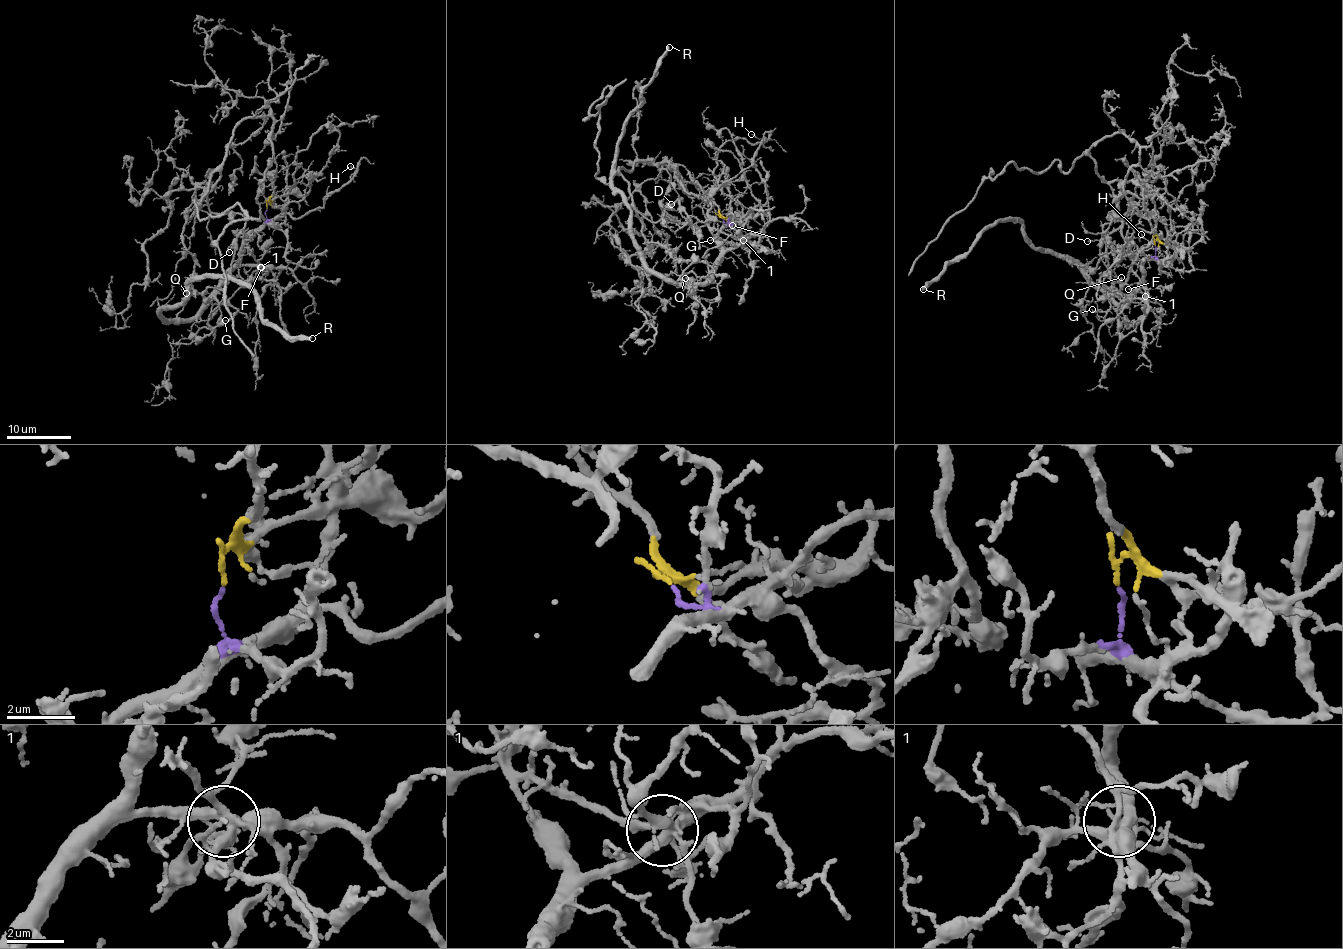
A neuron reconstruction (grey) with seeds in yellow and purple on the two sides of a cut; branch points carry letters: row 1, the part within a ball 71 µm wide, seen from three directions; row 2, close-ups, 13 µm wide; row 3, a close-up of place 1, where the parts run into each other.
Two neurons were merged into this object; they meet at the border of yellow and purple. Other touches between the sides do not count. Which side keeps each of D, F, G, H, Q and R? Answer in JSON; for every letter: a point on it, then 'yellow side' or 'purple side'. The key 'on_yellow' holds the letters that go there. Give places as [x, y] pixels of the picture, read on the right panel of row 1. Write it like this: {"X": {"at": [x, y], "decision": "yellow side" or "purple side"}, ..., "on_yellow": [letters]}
{"D": {"at": [1087, 241], "decision": "yellow side"}, "F": {"at": [1128, 289], "decision": "purple side"}, "G": {"at": [1092, 309], "decision": "purple side"}, "H": {"at": [1141, 234], "decision": "purple side"}, "Q": {"at": [1121, 277], "decision": "purple side"}, "R": {"at": [923, 289], "decision": "purple side"}, "on_yellow": ["D"]}

